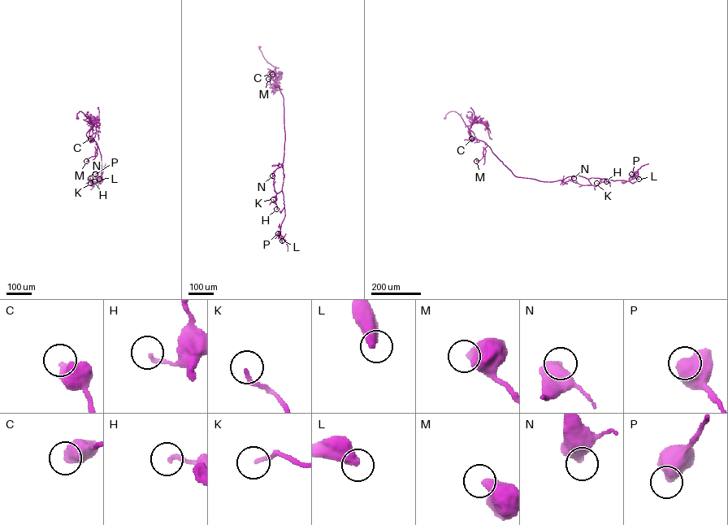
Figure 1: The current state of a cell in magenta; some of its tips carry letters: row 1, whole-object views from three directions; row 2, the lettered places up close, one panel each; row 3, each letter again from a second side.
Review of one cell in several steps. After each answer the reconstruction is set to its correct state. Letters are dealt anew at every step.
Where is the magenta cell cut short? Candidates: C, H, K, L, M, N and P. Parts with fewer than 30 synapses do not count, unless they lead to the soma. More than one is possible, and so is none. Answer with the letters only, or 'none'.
none

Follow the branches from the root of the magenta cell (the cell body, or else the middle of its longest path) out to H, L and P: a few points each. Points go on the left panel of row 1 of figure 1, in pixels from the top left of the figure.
H: (77, 118), (81, 111), (92, 123), (86, 135), (101, 156), (102, 180), (101, 175), (93, 186), (94, 181)
L: (77, 118), (81, 111), (92, 123), (86, 135), (101, 155), (99, 179)
P: (77, 118), (81, 111), (92, 123), (86, 135), (99, 149), (101, 181), (95, 174)

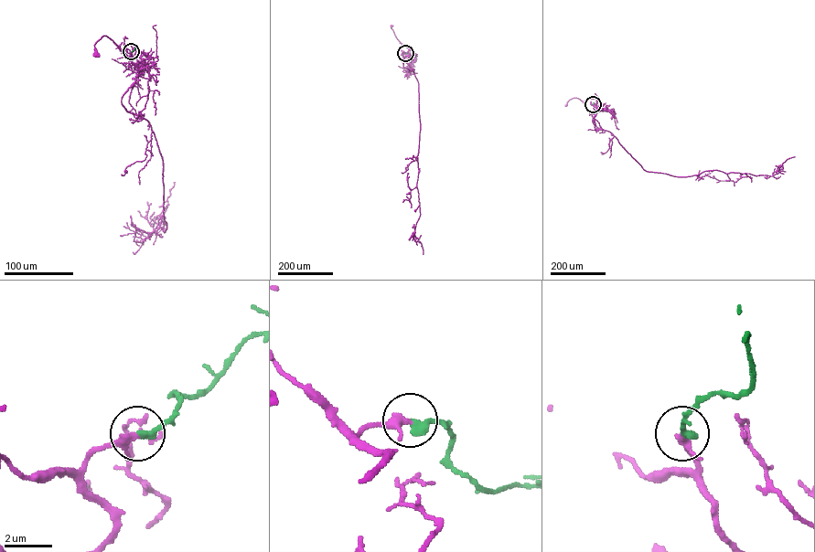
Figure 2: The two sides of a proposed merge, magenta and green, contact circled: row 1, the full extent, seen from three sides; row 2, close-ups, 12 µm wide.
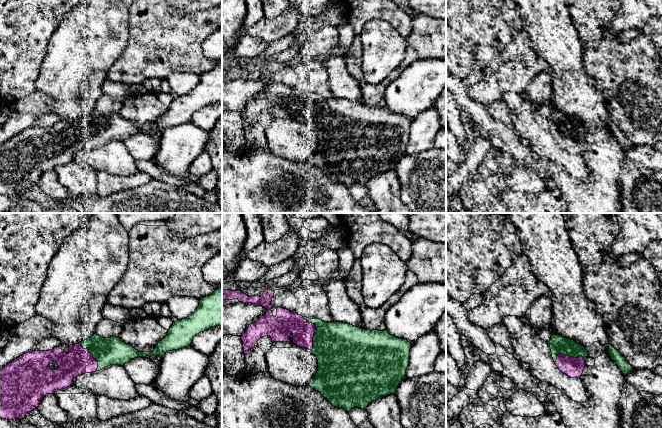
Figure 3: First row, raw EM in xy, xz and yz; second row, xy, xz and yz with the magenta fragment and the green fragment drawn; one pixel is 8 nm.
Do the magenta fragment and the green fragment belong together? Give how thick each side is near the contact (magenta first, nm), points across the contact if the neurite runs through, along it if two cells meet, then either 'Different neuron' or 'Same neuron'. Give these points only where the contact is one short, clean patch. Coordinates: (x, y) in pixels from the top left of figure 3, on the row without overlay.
Thickness 180 nm (magenta) against 420 nm. Same neuron

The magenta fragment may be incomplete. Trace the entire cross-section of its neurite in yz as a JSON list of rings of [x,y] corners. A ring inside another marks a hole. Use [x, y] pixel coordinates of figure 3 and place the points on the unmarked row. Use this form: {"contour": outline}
{"contour": [[[552,111],[549,120],[557,144],[568,153],[580,154],[588,132],[585,123],[560,111]]]}

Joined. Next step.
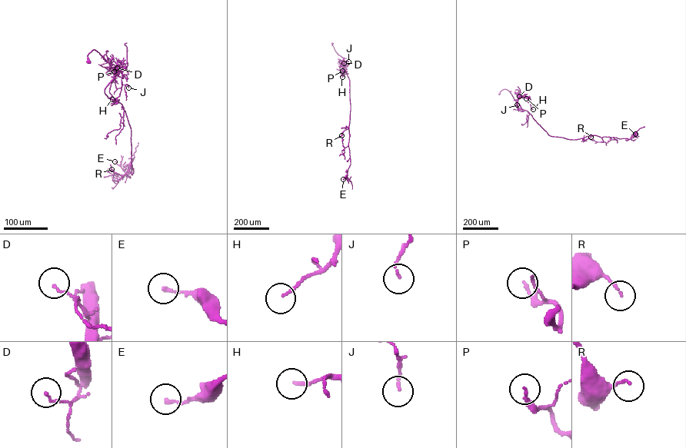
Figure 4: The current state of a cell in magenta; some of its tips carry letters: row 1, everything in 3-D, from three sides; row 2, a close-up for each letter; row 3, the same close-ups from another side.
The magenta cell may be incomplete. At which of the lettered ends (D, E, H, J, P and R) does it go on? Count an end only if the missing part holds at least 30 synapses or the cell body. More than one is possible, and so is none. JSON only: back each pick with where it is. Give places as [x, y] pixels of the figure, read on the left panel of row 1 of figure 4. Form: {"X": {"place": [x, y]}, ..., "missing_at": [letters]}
{"missing_at": []}

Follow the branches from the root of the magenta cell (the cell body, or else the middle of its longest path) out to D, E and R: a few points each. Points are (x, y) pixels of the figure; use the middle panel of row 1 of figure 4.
D: (332, 43), (335, 51), (343, 58), (344, 63)
E: (332, 43), (335, 51), (343, 58), (338, 61), (349, 81), (351, 164), (343, 179)
R: (332, 43), (335, 51), (343, 58), (338, 61), (349, 80), (349, 124), (341, 135)

